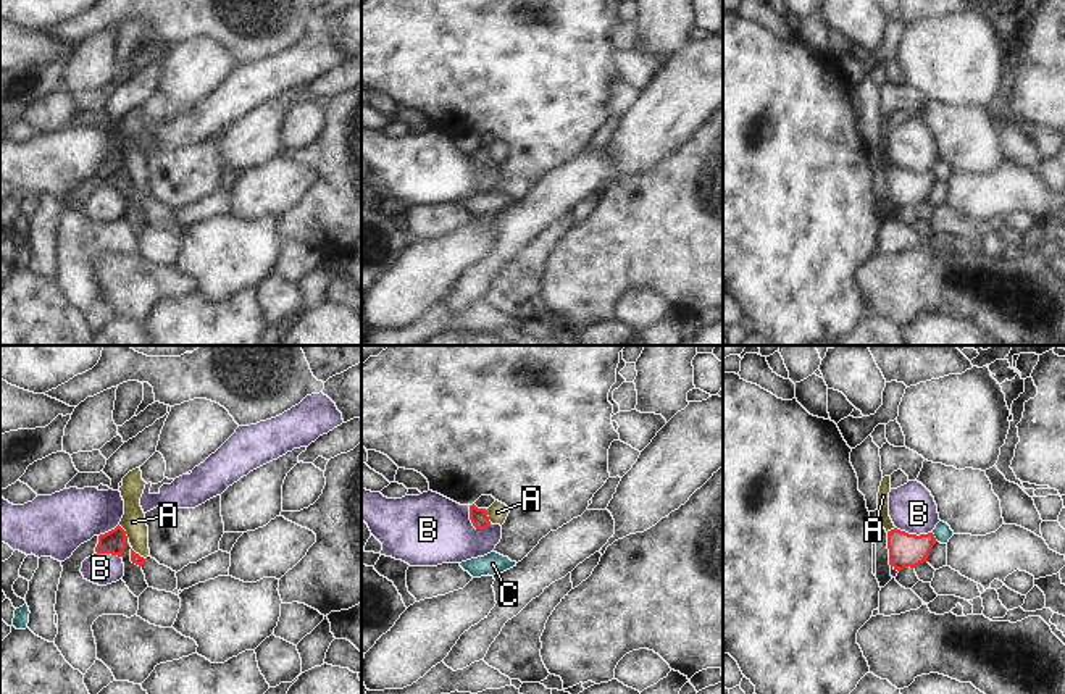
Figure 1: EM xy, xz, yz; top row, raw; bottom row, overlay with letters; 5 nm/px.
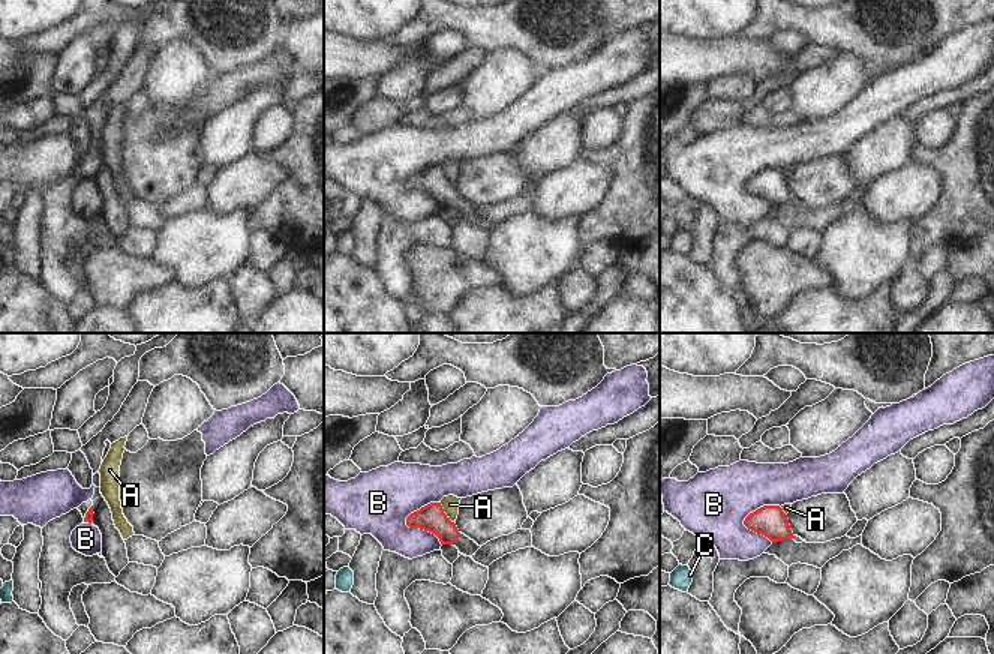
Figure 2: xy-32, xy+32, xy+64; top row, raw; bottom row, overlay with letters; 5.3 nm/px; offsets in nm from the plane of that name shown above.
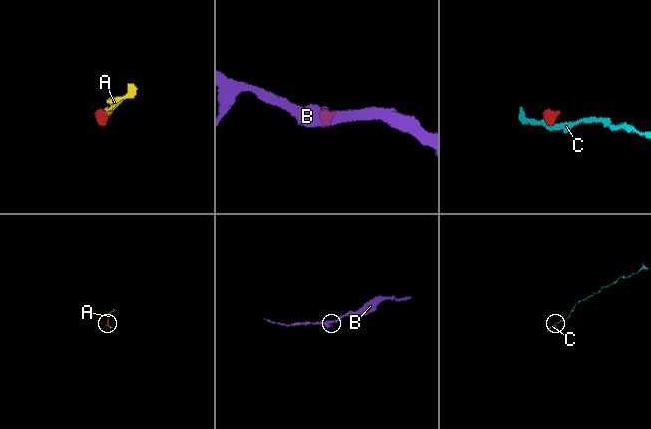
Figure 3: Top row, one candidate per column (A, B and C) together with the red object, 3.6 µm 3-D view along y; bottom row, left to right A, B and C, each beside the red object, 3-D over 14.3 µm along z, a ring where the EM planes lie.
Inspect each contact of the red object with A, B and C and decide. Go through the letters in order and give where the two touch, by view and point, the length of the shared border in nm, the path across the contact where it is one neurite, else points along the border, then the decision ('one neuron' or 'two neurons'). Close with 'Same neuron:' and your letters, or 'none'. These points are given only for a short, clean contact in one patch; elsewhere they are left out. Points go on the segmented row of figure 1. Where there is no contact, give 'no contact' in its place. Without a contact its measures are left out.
A: meets red in xy at (125, 531); contact 90 nm long; border along xy (118, 525), (128, 538); two neurons
B: meets red in xz at (471, 522); contact 150 nm long; border along xz (468, 505), (470, 522), (476, 528), (484, 530); two neurons
C: meets red in yz at (935, 538); contact 60 nm long; border along yz (931, 533), (938, 541); two neurons
Same neuron: none

